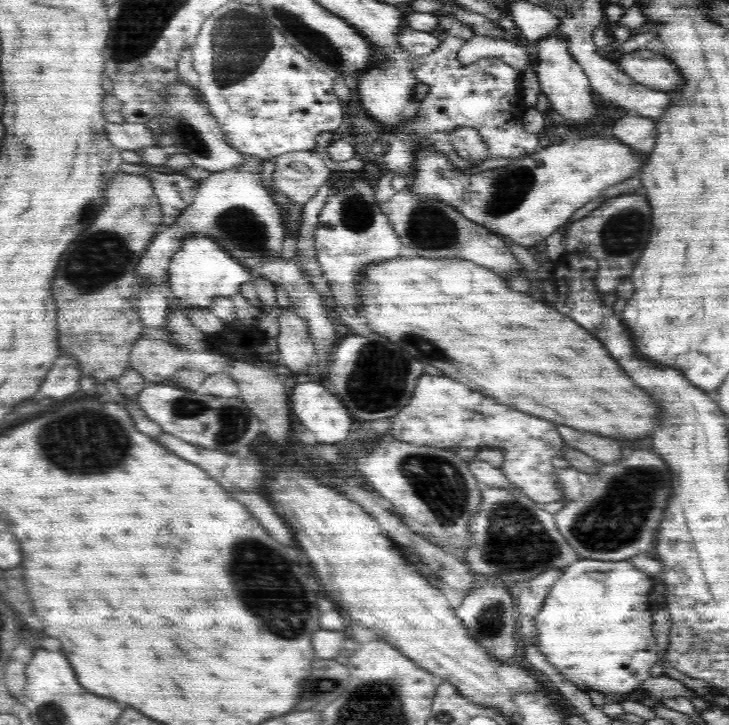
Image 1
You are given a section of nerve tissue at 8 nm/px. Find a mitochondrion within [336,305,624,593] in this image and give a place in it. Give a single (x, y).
(515, 541)

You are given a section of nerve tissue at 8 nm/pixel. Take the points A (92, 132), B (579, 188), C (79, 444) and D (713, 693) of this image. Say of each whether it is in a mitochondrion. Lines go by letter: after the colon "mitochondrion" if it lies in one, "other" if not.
A: mitochondrion
B: other
C: mitochondrion
D: other

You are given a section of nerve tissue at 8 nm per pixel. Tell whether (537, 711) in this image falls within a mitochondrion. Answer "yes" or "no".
no

